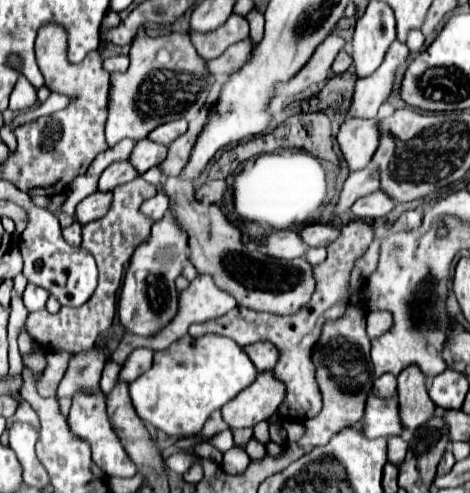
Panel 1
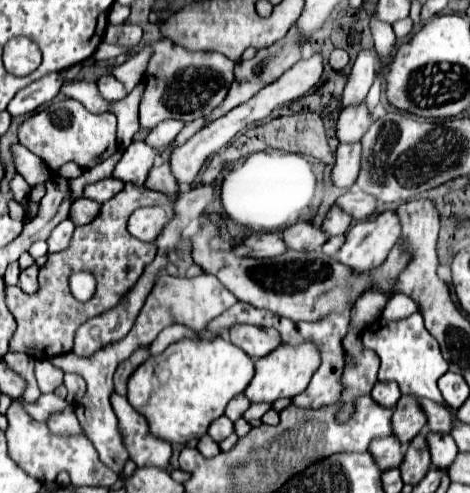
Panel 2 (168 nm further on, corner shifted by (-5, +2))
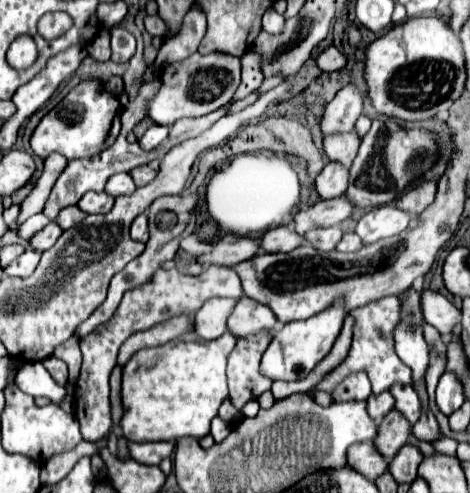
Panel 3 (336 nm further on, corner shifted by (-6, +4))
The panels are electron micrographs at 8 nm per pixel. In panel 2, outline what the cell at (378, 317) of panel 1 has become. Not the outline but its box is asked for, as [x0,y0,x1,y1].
[381,295,417,321]

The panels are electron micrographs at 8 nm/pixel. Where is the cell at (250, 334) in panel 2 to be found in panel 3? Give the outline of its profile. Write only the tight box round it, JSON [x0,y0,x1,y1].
[228,297,276,337]

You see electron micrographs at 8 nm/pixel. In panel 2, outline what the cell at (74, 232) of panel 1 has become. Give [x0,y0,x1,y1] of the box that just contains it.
[47,219,75,253]

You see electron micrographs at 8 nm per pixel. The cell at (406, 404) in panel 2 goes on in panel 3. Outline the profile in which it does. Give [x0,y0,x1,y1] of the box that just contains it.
[374,409,412,459]

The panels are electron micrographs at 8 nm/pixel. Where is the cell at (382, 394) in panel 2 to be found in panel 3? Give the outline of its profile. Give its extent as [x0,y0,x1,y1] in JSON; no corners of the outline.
[366,391,394,421]

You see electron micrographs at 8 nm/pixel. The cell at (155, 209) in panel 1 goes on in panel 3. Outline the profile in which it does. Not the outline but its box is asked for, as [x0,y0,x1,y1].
[130,215,148,243]

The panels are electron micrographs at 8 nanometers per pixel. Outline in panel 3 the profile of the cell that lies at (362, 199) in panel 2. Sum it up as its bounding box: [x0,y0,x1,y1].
[292,197,352,235]

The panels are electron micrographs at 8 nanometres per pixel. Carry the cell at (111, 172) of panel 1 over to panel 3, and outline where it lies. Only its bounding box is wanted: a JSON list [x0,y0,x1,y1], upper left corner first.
[78,193,114,213]

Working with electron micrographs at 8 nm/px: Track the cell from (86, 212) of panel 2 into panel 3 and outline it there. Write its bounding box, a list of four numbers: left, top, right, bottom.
[56,207,86,231]

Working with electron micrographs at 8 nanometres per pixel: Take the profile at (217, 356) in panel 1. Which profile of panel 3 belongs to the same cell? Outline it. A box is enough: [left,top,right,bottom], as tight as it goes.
[120,331,236,443]

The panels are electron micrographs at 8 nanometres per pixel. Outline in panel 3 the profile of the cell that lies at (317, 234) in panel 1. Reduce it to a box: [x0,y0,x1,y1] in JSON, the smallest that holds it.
[260,227,304,253]

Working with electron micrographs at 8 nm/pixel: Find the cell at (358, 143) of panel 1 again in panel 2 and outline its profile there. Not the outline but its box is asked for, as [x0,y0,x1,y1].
[331,143,361,189]

